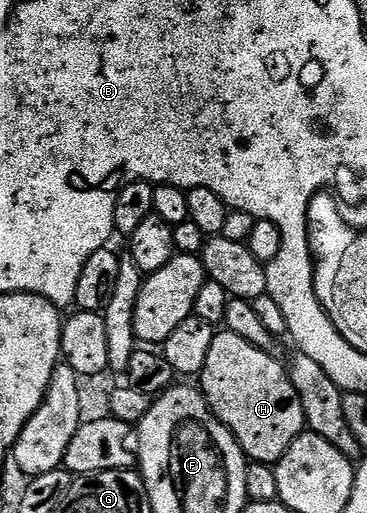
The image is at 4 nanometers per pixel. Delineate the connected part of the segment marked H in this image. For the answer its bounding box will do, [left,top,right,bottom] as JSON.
[199,331,306,463]

